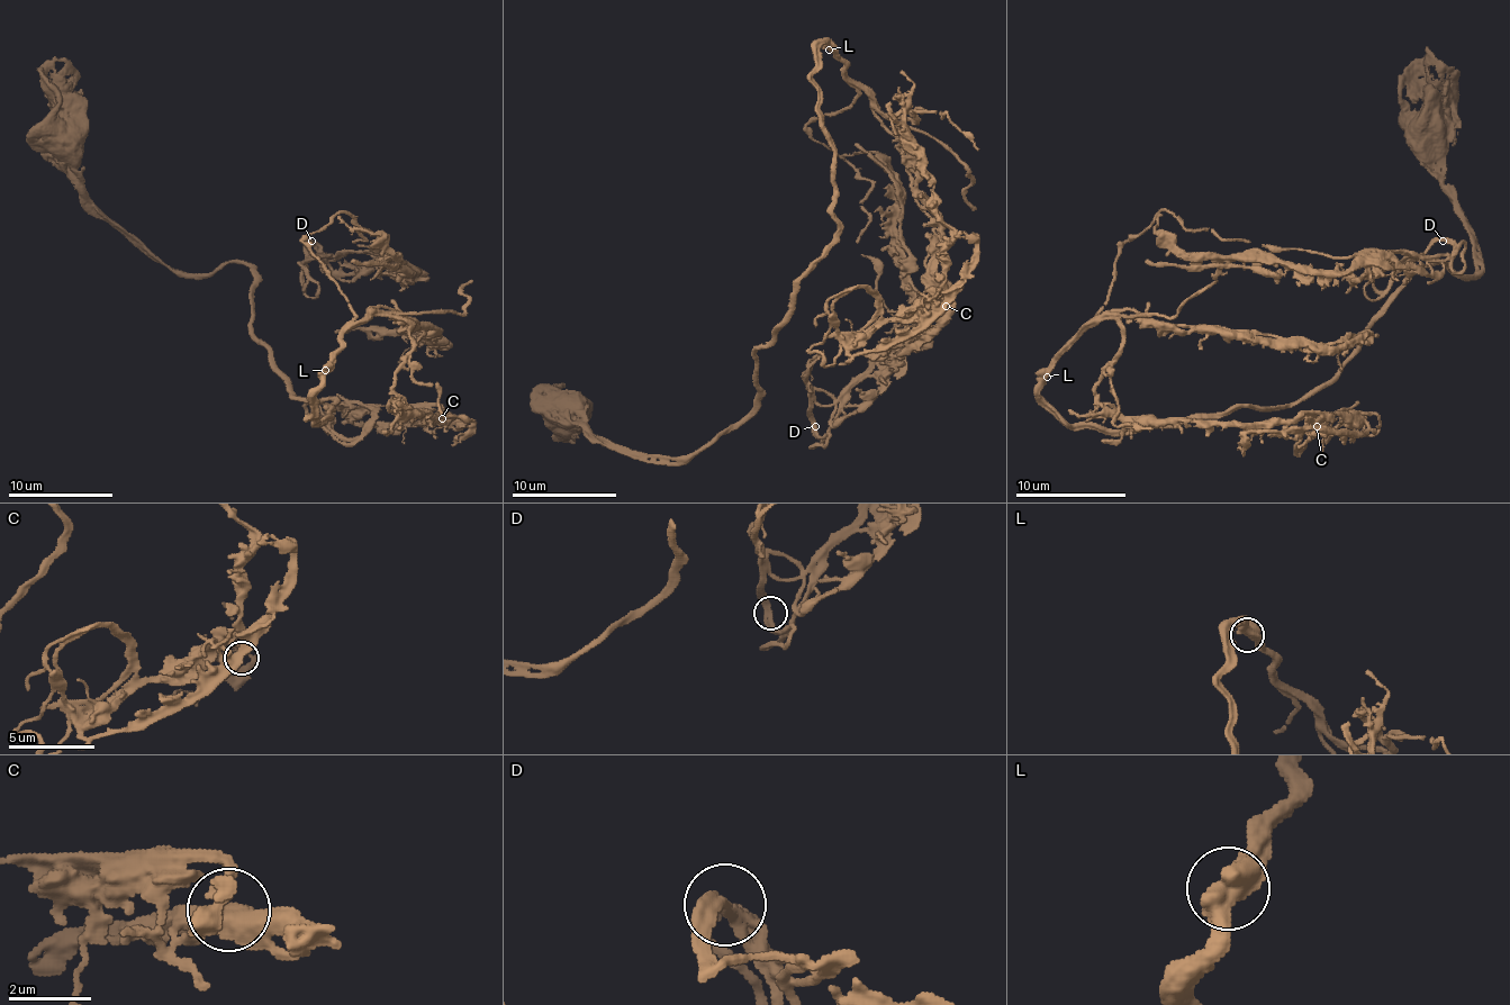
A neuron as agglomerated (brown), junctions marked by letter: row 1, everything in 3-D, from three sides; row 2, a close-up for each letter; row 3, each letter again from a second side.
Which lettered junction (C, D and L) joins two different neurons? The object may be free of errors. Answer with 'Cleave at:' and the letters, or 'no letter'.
Cleave at: no letter

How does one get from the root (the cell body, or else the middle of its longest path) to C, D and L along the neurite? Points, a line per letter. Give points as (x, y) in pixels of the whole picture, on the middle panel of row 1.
C: (569, 416), (689, 458), (754, 406), (838, 228), (825, 42), (916, 118), (898, 97), (946, 306)
D: (569, 416), (754, 406), (825, 42), (916, 335), (814, 426)
L: (569, 416), (613, 445), (689, 458), (754, 406), (754, 353), (838, 228), (812, 79), (828, 50)

